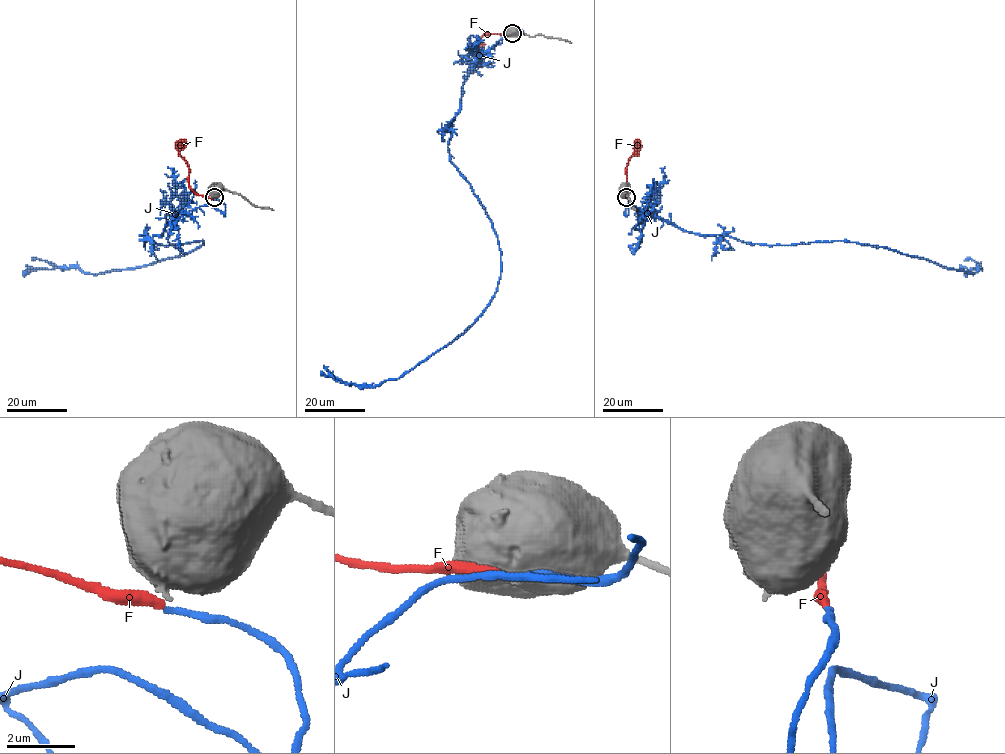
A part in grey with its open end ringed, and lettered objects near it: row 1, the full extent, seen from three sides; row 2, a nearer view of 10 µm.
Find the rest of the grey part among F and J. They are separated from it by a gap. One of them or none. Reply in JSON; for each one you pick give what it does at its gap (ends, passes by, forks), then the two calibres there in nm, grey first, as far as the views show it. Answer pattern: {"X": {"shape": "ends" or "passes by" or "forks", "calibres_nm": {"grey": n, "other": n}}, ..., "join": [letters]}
{"join": []}

